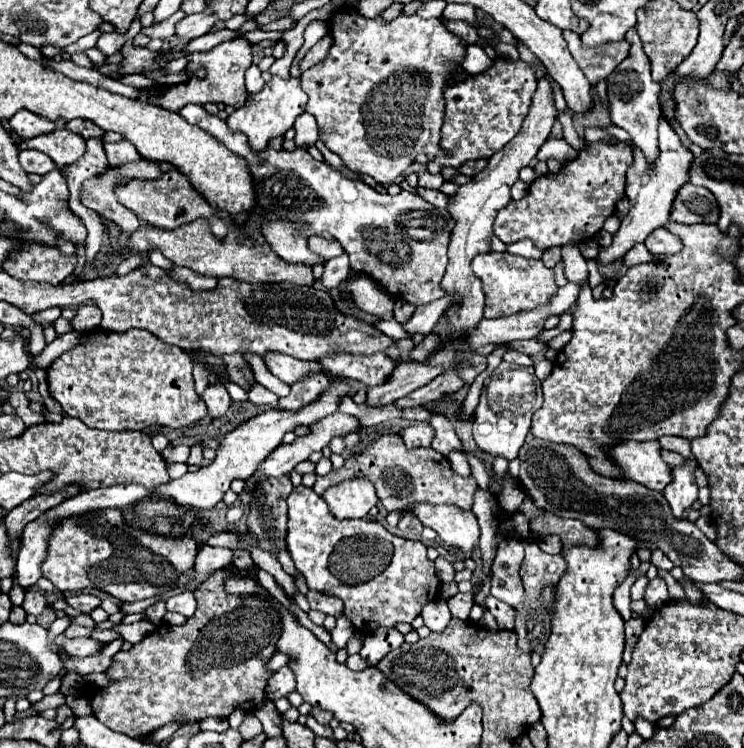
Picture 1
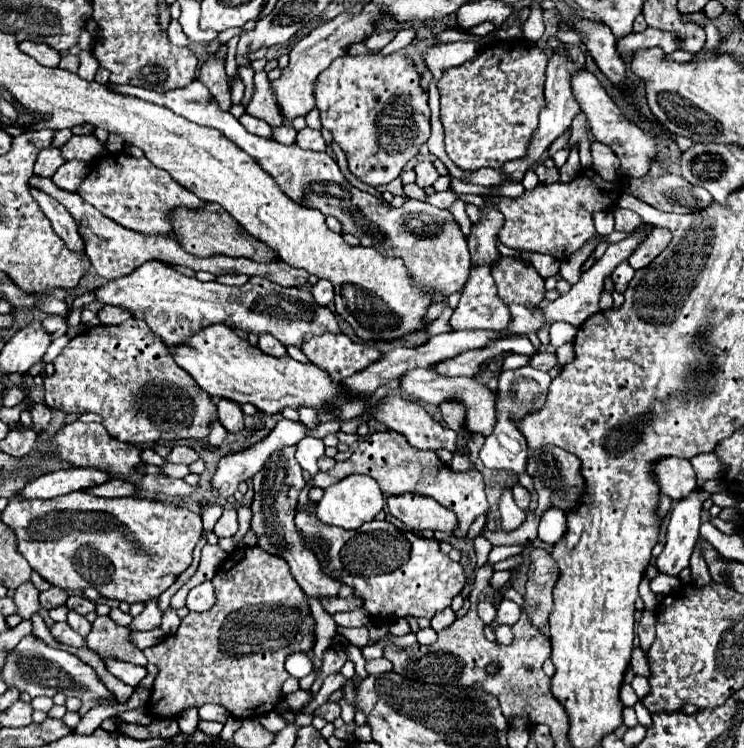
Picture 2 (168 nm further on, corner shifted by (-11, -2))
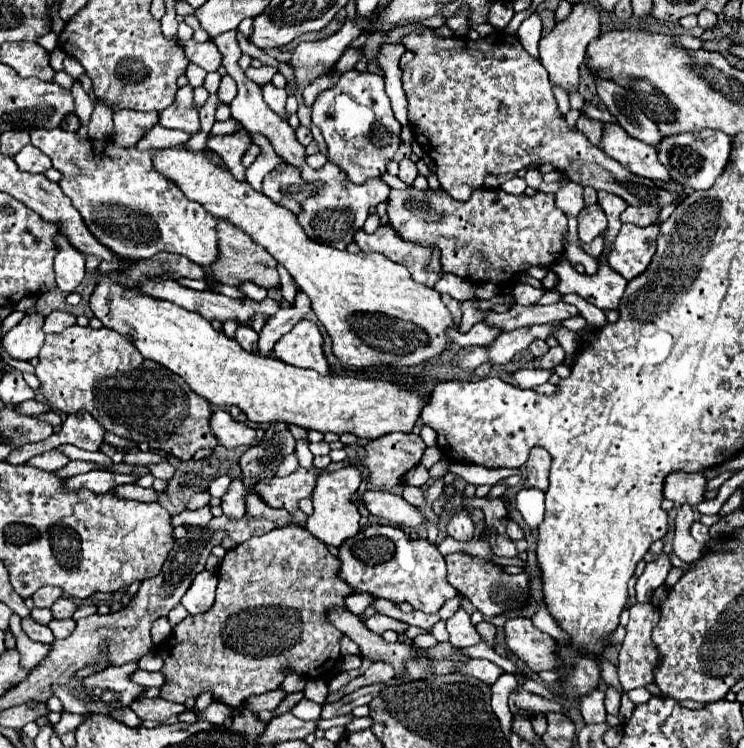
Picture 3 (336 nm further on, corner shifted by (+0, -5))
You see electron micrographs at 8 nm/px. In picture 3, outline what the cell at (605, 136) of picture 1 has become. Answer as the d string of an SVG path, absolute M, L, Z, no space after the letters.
M604 123L600 149L622 167L628 167L634 175L644 175L652 181L670 181L666 167L658 161L658 149L648 143L640 143L640 139L630 139L620 125Z

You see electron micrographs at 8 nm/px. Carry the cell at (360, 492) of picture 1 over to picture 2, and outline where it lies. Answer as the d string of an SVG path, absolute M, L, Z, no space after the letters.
M351 474L325 490L323 498L317 504L317 518L323 524L339 526L345 530L357 530L361 524L371 522L375 518L375 514L383 510L383 504L385 504L385 498L381 494L381 488L371 476Z

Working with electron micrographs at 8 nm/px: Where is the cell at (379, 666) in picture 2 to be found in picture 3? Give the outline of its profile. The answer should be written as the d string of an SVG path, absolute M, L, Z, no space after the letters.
M372 663L362 675L358 675L356 679L352 679L344 689L340 689L338 693L330 692L325 703L332 703L332 701L338 701L342 699L342 695L346 693L352 693L364 685L372 685L372 683L388 683L390 679L394 677L394 671L388 663Z

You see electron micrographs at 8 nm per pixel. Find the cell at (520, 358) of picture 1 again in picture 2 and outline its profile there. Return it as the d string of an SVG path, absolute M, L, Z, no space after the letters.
M541 350L541 352L533 354L533 358L531 358L531 366L537 370L543 370L543 372L549 372L555 364L557 364L557 356L551 350Z

